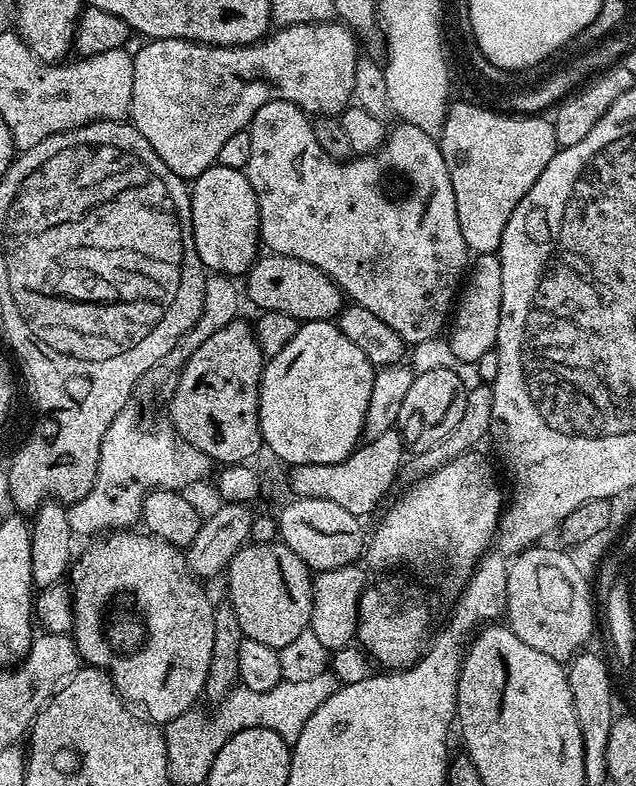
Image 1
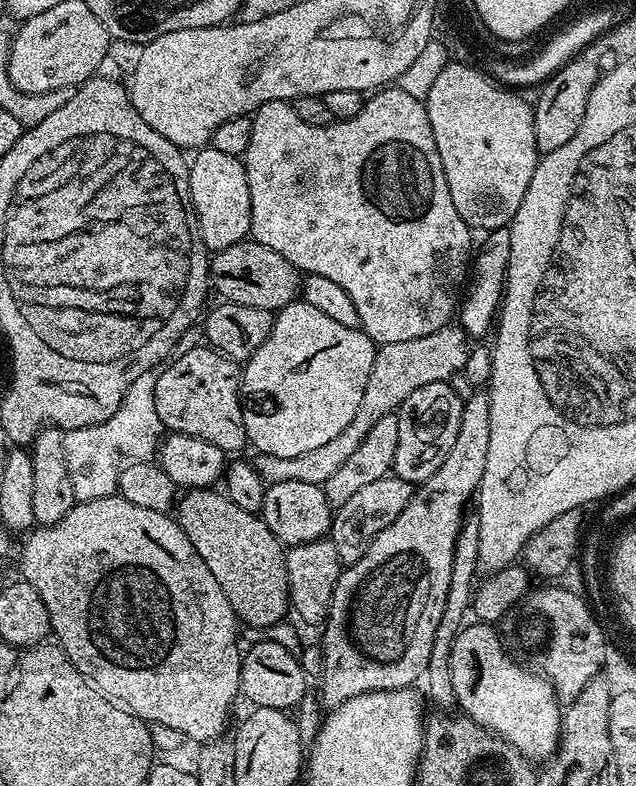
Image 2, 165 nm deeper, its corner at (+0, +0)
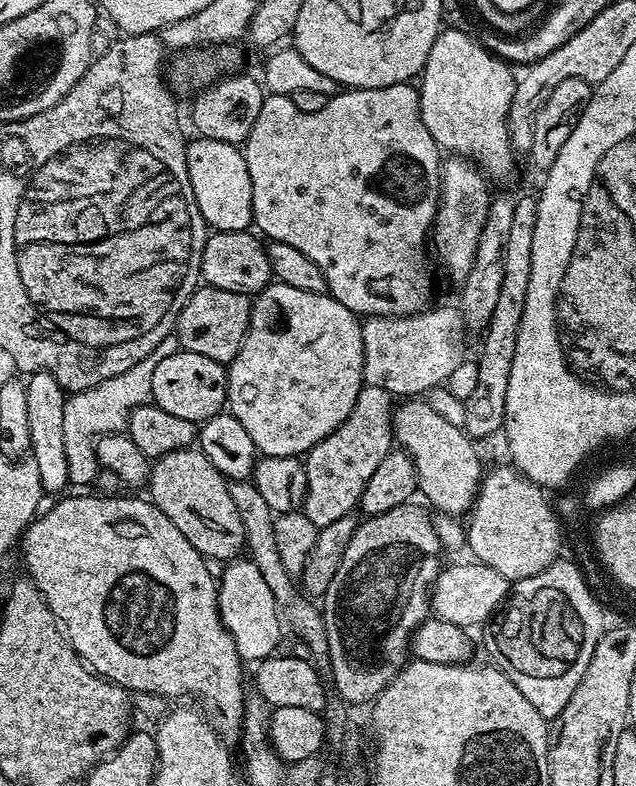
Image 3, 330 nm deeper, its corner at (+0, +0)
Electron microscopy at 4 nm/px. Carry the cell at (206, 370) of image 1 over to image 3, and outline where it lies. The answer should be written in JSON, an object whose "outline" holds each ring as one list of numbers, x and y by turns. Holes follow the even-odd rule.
{"outline":[[181,350,170,354,170,358,162,358,154,369,151,403,166,410,166,414,174,414,199,425,211,416,223,413,227,399,228,374,225,365,214,362,214,358]]}

